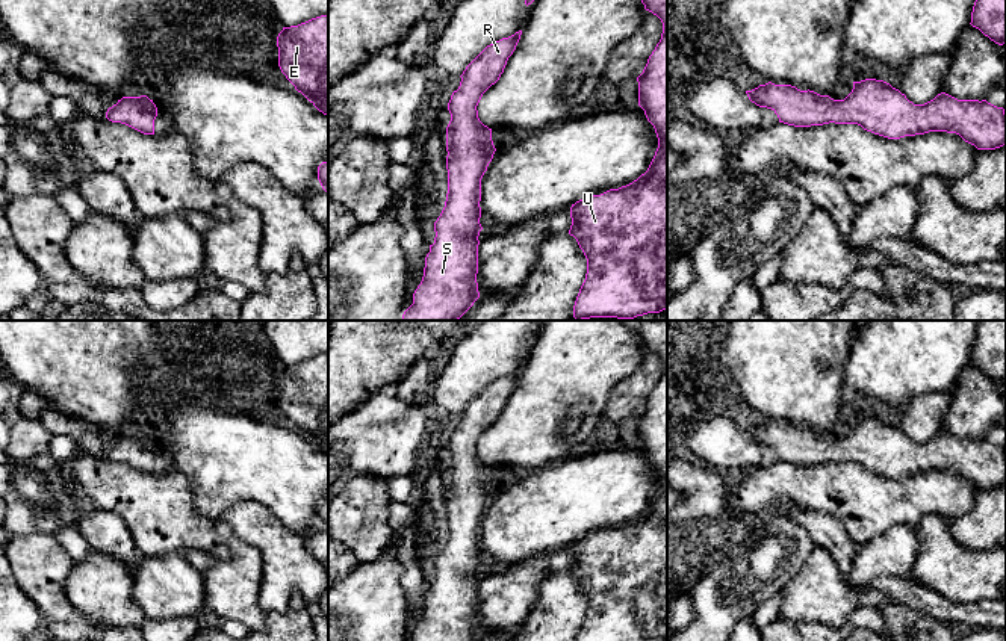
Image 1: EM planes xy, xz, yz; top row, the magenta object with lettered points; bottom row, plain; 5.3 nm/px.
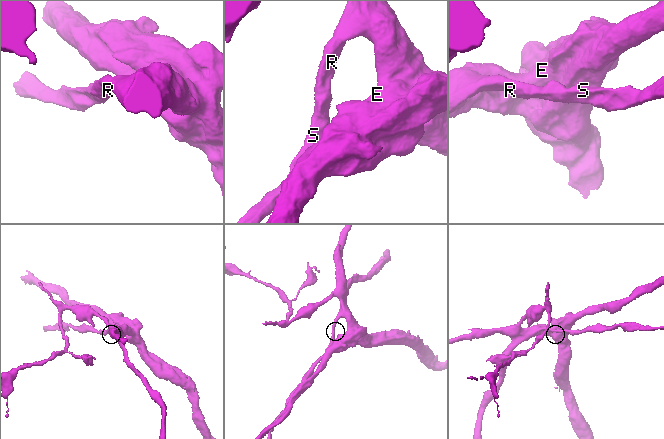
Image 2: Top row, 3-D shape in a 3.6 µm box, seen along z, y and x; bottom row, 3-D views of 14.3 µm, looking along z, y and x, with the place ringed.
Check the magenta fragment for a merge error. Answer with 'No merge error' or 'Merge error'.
No merge error

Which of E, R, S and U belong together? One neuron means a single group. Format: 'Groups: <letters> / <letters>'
Groups: E R S U

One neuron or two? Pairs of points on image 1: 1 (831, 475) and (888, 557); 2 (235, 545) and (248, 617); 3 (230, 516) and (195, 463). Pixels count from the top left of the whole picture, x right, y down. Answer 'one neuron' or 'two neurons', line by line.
1: two neurons
2: one neuron
3: two neurons

